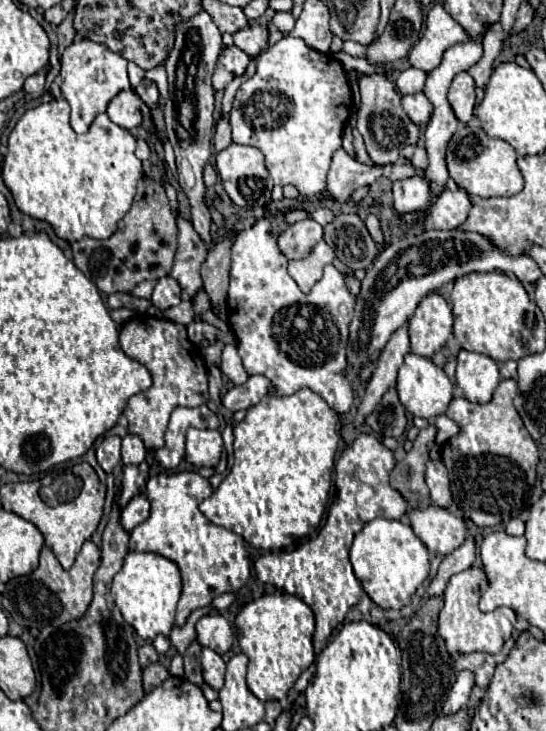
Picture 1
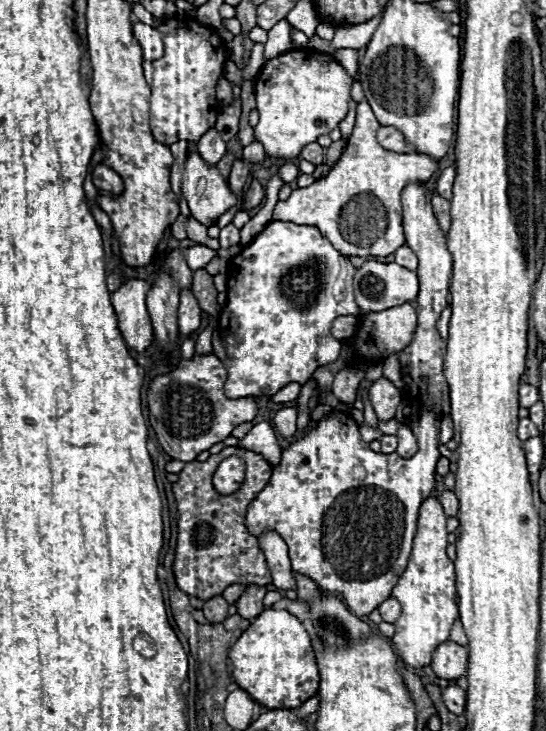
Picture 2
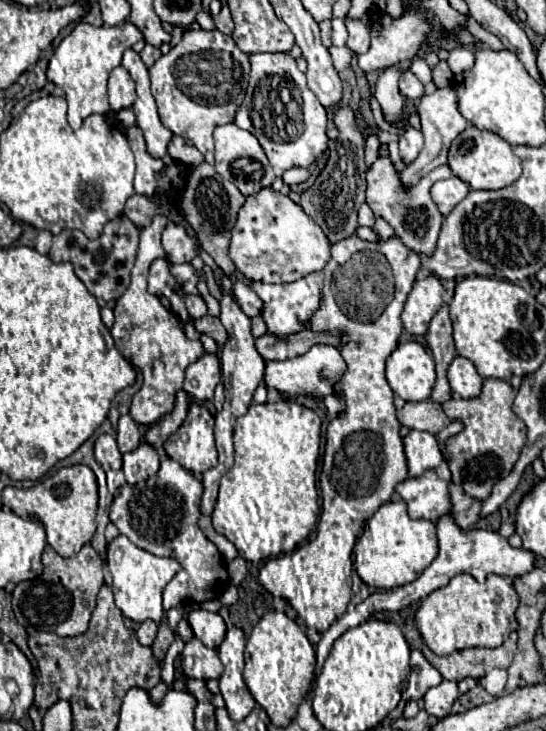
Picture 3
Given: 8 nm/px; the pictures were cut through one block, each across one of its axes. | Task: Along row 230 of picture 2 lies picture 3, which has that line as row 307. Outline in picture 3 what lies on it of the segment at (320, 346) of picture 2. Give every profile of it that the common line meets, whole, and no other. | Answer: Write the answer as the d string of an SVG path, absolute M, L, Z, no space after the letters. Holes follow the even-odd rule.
M312 272L296 282L290 284L266 284L266 282L250 282L250 288L262 300L262 318L268 326L268 334L276 336L278 340L286 340L288 336L304 330L312 314L320 308L320 294L322 294L322 272Z

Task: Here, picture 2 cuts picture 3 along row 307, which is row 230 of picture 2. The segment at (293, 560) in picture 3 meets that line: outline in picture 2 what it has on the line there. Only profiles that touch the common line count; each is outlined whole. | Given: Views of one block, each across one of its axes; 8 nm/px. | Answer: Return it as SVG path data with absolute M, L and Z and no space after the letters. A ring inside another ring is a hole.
M362 100L356 108L356 124L354 124L352 136L348 138L340 160L332 166L328 176L316 180L314 184L306 188L296 188L288 200L280 200L274 208L274 220L316 226L342 256L382 256L386 258L394 254L400 246L404 246L406 238L402 230L402 188L414 176L432 176L438 170L438 160L428 154L396 154L396 152L384 150L376 140L378 128L380 124L374 118L368 102ZM356 194L362 194L362 200L352 200Z

